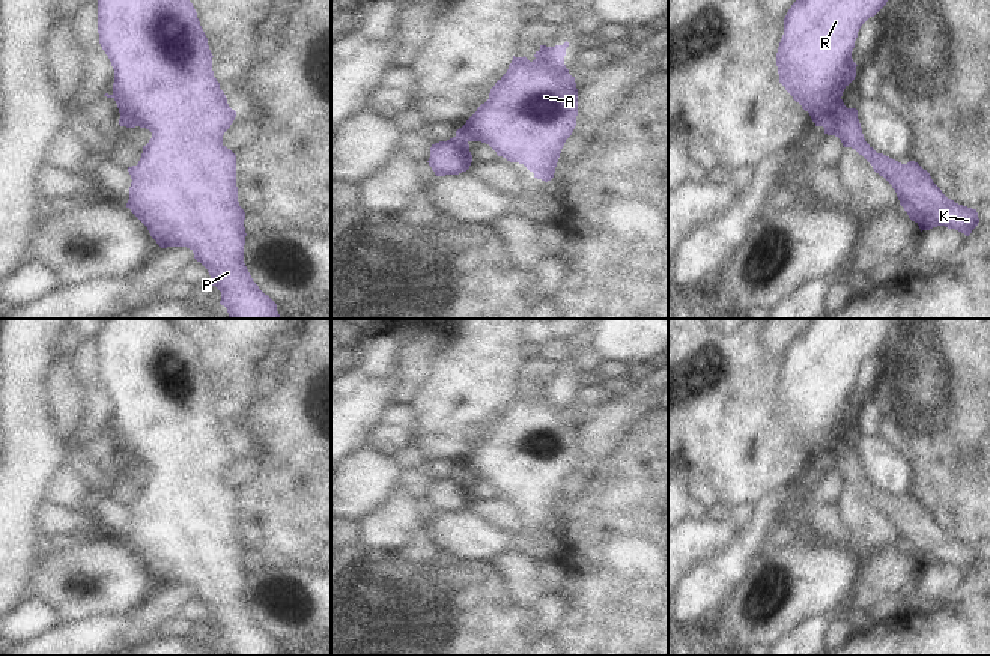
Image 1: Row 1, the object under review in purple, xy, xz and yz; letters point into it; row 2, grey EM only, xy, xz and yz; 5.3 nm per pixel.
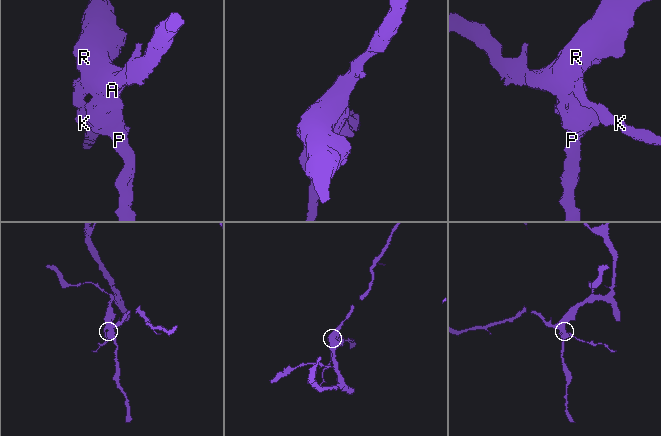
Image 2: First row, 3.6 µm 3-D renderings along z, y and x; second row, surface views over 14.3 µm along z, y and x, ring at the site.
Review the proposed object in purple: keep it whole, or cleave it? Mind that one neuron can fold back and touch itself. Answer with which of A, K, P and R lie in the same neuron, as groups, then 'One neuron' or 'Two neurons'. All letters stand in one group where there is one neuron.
Groups: A P R / K. Two neurons

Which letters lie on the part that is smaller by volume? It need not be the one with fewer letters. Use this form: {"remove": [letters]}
{"remove": ["K"]}

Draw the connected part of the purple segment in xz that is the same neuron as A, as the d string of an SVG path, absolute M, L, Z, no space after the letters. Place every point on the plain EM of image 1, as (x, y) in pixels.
M567 378L563 382L555 384L540 382L533 399L530 399L525 393L513 393L507 409L490 426L489 436L477 445L477 448L462 465L456 468L456 471L466 478L486 480L497 489L498 494L503 494L510 500L524 501L534 510L534 515L545 519L551 518L554 515L561 486L576 463L578 453L578 426L575 414L569 411L569 406L564 402L567 384Z

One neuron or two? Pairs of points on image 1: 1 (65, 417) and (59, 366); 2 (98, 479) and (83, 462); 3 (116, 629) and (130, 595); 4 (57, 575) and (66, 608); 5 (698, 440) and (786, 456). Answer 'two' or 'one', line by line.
1: one
2: one
3: two
4: one
5: one

